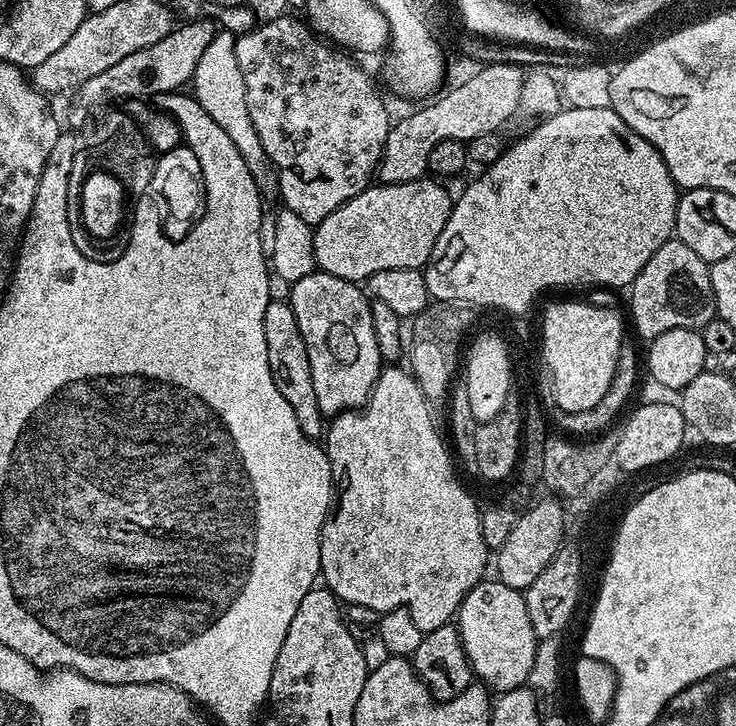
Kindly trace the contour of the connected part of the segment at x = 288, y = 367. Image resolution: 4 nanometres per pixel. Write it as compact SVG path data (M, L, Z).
M269 299L266 318L262 318L262 334L266 334L266 358L270 362L274 386L278 386L290 410L294 410L294 418L298 418L298 426L302 426L302 434L313 438L323 437L326 432L326 417L318 410L314 378L310 378L310 358L306 354L306 342L302 342L298 318L294 318L294 310L287 299Z

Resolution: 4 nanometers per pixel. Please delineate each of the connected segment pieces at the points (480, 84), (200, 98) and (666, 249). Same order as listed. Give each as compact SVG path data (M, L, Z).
M484 64L470 82L449 87L445 96L437 95L428 102L433 104L402 117L397 124L395 121L389 127L384 143L384 153L378 169L379 183L401 184L421 179L428 172L430 150L434 150L438 142L469 142L482 134L499 133L502 129L500 127L518 113L525 75L525 69L518 65Z
M235 43L222 45L220 56L209 54L198 58L196 70L196 101L202 106L202 110L206 110L206 114L210 114L210 118L214 118L214 122L218 122L218 126L222 126L222 130L226 130L226 135L234 142L234 146L238 146L238 154L242 154L246 166L250 166L261 197L268 202L272 199L275 201L280 195L280 177L266 150L262 150L262 141L258 139L258 130L254 130L254 122L250 122L250 110L246 108L246 82L242 82Z
M675 238L668 240L658 251L654 258L642 266L642 270L630 285L632 292L632 324L636 332L644 342L658 338L658 334L666 334L666 330L682 330L683 328L694 328L702 330L712 320L717 319L716 299L714 298L714 286L712 285L712 270L709 261L698 258L690 246Z

